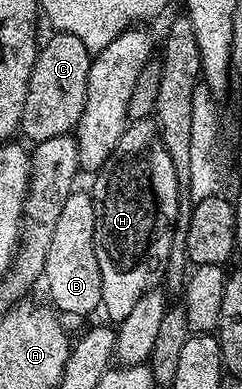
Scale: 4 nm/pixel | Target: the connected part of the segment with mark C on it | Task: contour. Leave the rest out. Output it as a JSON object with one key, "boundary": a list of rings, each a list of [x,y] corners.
{"boundary":[[[53,33],[50,39],[40,44],[37,60],[31,69],[31,81],[27,85],[27,101],[23,101],[23,117],[21,118],[20,134],[36,145],[48,141],[51,137],[68,135],[74,130],[83,117],[83,105],[87,101],[87,73],[91,69],[91,52],[79,37],[71,37],[71,33]]]}

